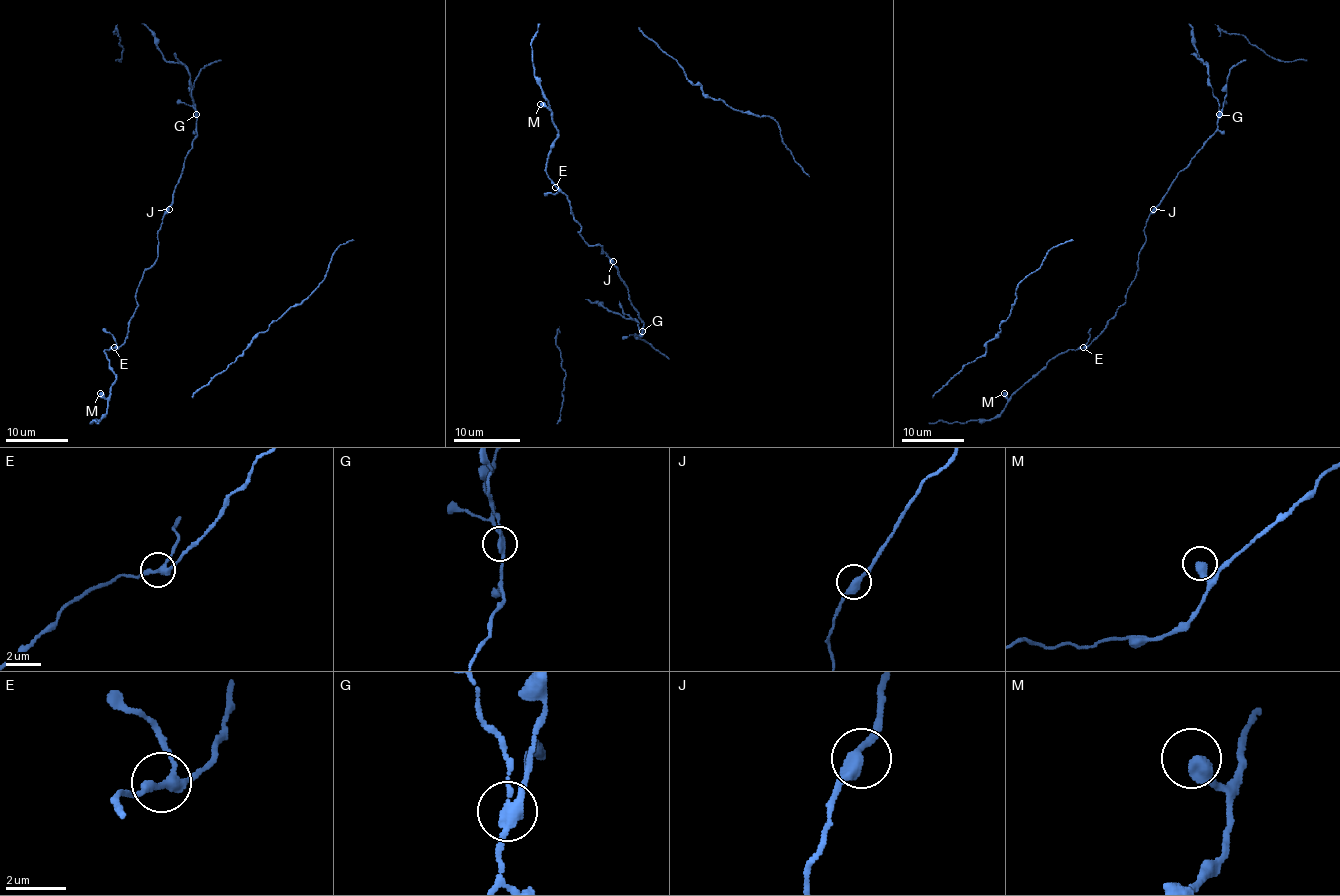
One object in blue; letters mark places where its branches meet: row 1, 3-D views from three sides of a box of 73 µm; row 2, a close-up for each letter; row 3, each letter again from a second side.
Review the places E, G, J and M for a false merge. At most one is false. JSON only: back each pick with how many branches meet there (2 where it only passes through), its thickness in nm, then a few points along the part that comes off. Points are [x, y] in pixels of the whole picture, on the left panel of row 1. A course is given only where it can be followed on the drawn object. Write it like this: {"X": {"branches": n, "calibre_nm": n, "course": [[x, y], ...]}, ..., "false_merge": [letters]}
{"G": {"branches": 3, "calibre_nm": 300}, "false_merge": ["G"]}

